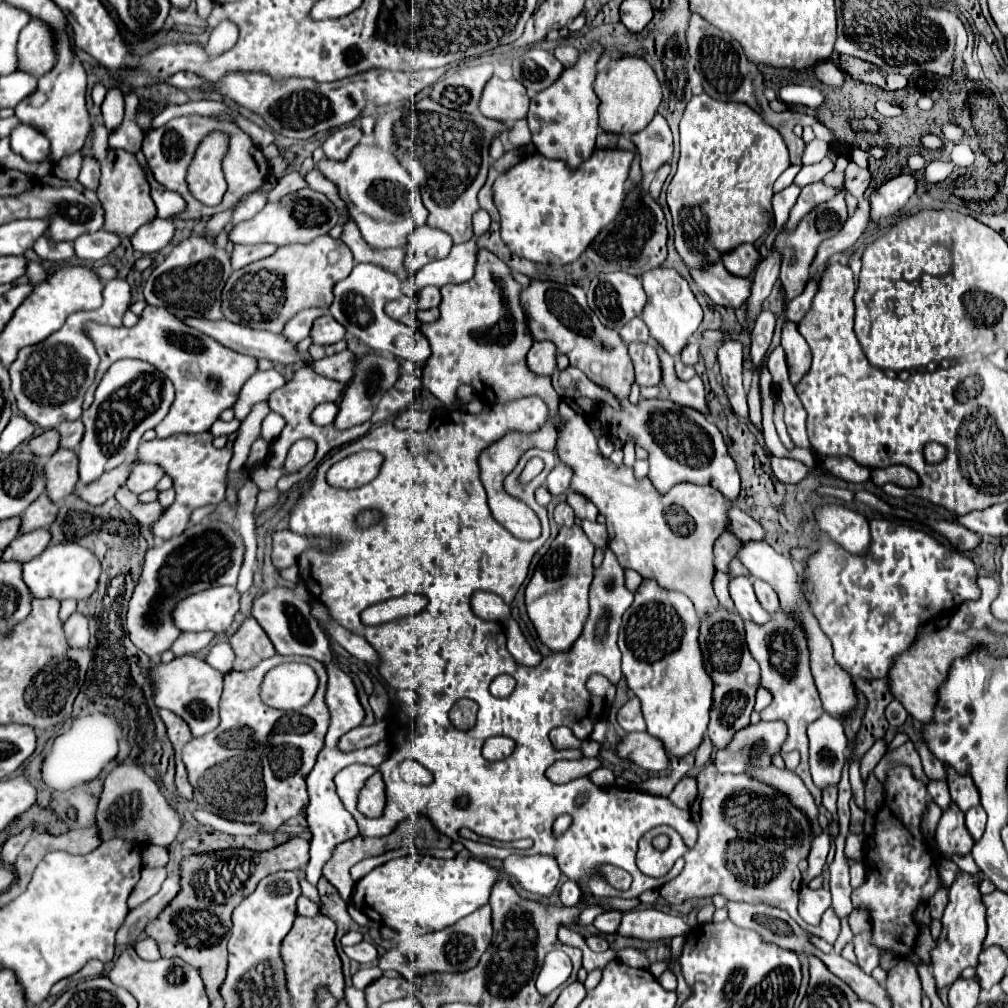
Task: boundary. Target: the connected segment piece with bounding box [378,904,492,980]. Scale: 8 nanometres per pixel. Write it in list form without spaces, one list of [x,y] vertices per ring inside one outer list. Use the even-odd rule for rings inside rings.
[[[486,904],[444,930],[436,930],[424,936],[412,936],[400,942],[396,948],[382,954],[378,966],[382,970],[396,970],[408,980],[414,980],[430,972],[464,972],[478,964],[490,940],[492,940],[492,922],[490,922],[490,906]]]

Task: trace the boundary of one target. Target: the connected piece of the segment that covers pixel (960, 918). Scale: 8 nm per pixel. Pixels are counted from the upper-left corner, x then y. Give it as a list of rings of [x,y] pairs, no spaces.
[[[962,872],[950,886],[950,902],[942,916],[942,932],[940,932],[940,938],[936,940],[936,946],[930,950],[930,966],[932,966],[932,974],[938,990],[944,986],[950,986],[962,974],[964,968],[978,964],[978,954],[982,952],[982,942],[986,936],[986,918],[984,918],[986,912],[984,912],[982,896],[976,888],[980,880],[982,880],[982,874],[970,876]]]

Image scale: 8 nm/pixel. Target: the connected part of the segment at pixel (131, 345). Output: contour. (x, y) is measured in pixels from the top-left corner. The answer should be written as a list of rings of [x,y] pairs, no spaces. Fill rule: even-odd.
[[[146,306],[144,312],[140,314],[136,326],[132,326],[132,328],[124,328],[124,326],[88,328],[88,334],[92,336],[102,360],[96,370],[94,384],[84,394],[84,408],[90,408],[96,384],[102,380],[104,372],[116,360],[122,360],[122,358],[144,360],[144,362],[152,364],[154,368],[158,368],[162,374],[166,374],[168,380],[176,388],[176,398],[172,402],[170,412],[156,426],[158,438],[168,438],[174,434],[208,432],[210,426],[218,420],[220,412],[224,412],[226,408],[232,408],[236,404],[244,382],[258,370],[256,358],[238,354],[238,352],[218,344],[210,336],[204,336],[202,332],[188,328],[176,316],[172,316],[164,308],[156,308],[156,306]]]

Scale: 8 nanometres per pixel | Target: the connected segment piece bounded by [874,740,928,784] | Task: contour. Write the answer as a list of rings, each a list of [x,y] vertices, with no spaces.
[[[910,740],[906,744],[902,744],[900,748],[896,748],[894,752],[886,752],[886,756],[874,768],[874,774],[884,782],[886,780],[886,772],[890,768],[896,768],[896,766],[908,766],[918,780],[922,780],[924,784],[928,784],[928,776],[922,770],[922,762],[920,762],[918,750],[916,750],[916,746]]]

